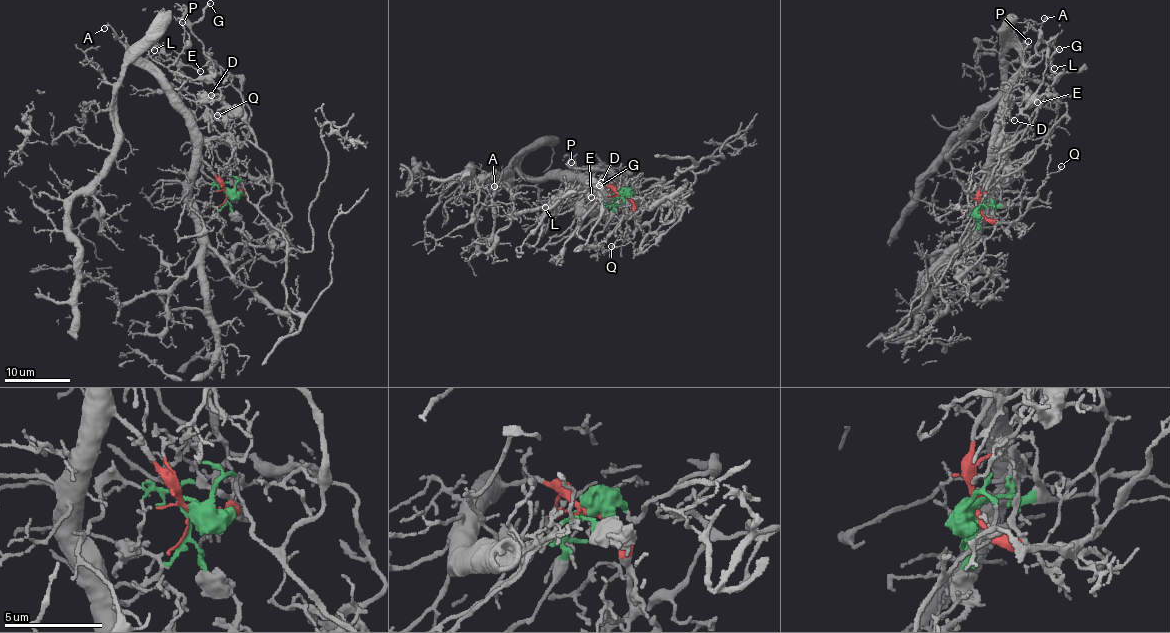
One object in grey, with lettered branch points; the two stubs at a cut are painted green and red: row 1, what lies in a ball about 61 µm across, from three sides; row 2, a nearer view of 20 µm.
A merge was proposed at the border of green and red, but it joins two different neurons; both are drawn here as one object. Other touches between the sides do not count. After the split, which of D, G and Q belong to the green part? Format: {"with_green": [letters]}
{"with_green": ["D", "G", "Q"]}

